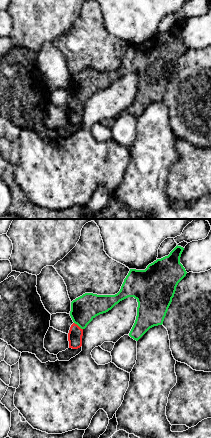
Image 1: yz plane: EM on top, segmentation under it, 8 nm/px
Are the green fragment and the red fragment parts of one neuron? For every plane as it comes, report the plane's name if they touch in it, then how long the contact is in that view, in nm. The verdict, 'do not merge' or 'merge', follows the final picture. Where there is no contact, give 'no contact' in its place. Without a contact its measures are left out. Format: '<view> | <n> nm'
yz | 90 nm

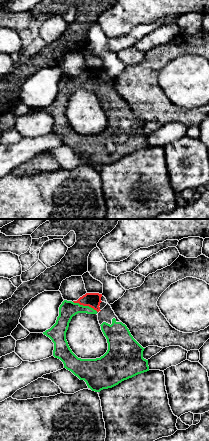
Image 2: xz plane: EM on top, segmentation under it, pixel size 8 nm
xz | 220 nm

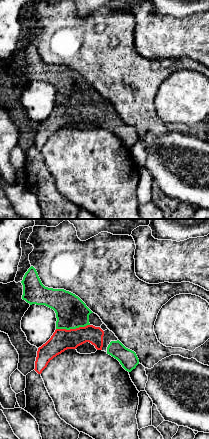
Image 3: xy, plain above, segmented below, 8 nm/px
xy | 280 nm

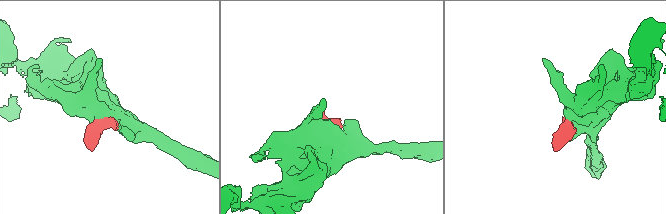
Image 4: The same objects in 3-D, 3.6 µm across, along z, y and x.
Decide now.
merge

